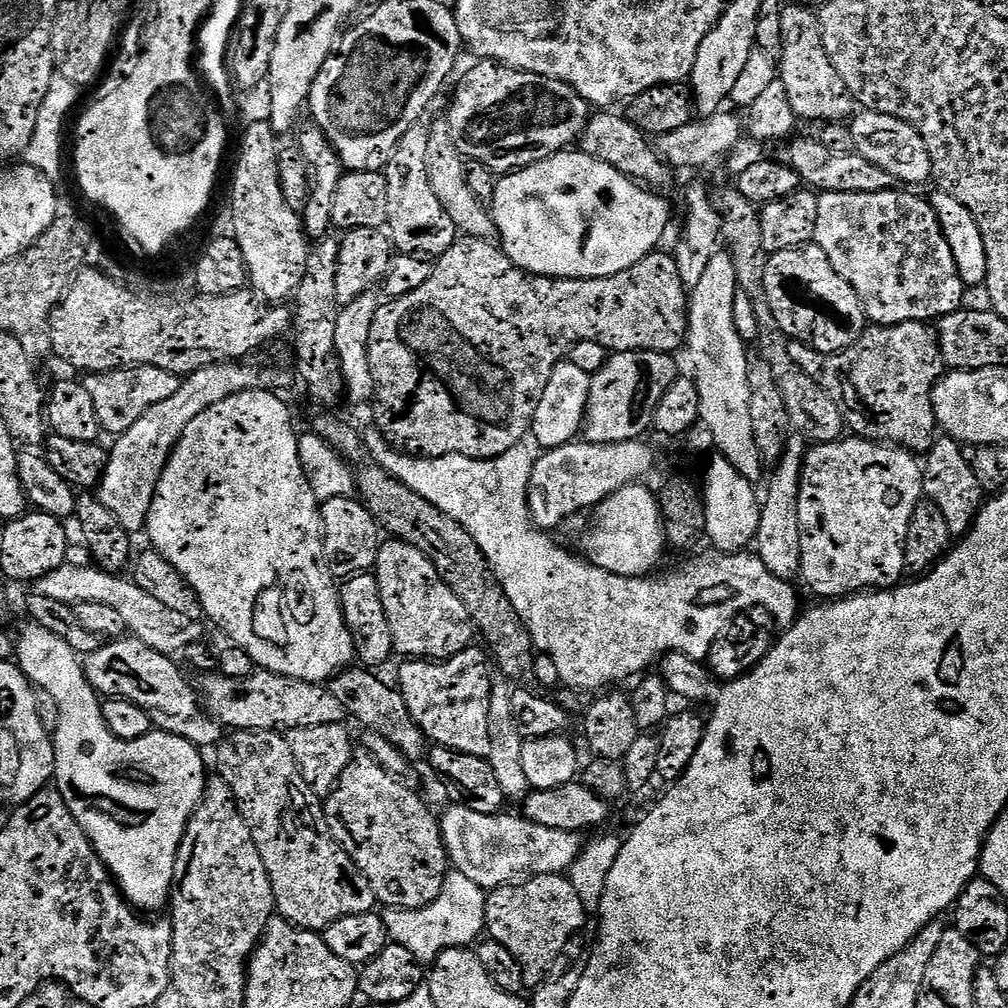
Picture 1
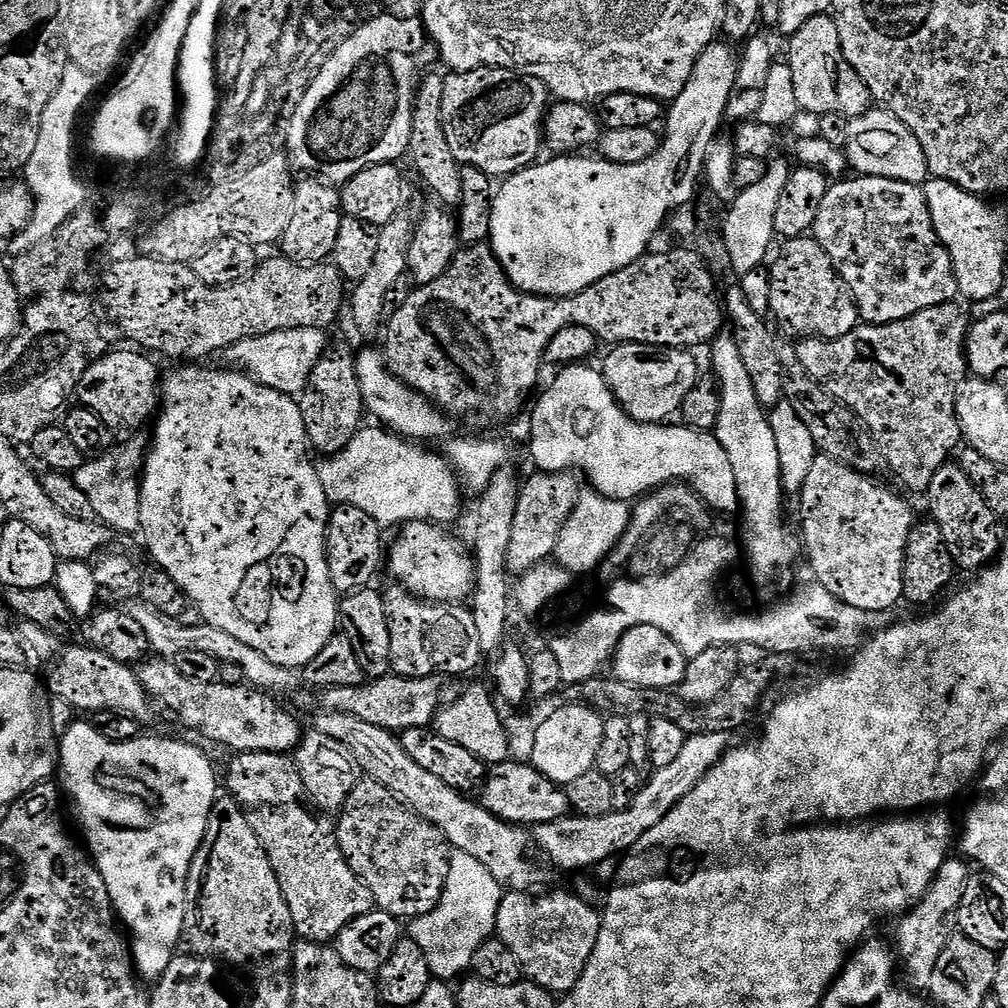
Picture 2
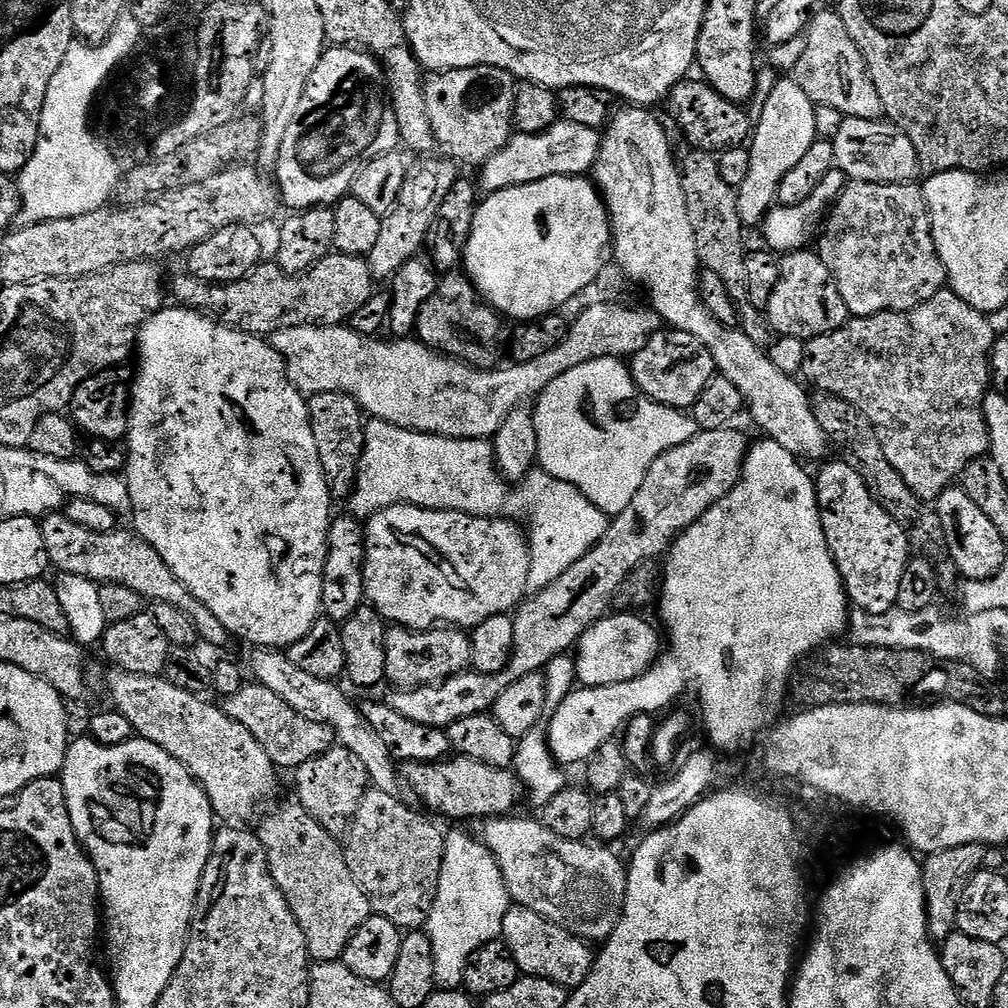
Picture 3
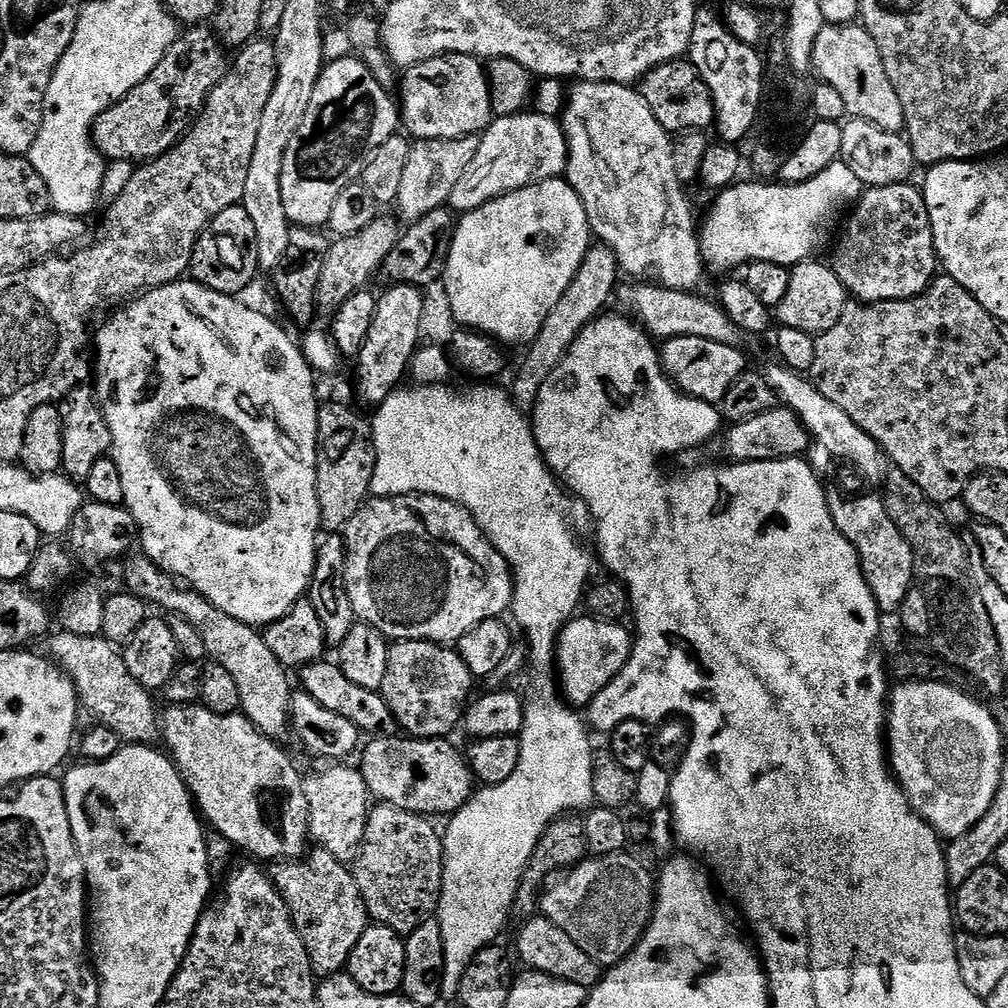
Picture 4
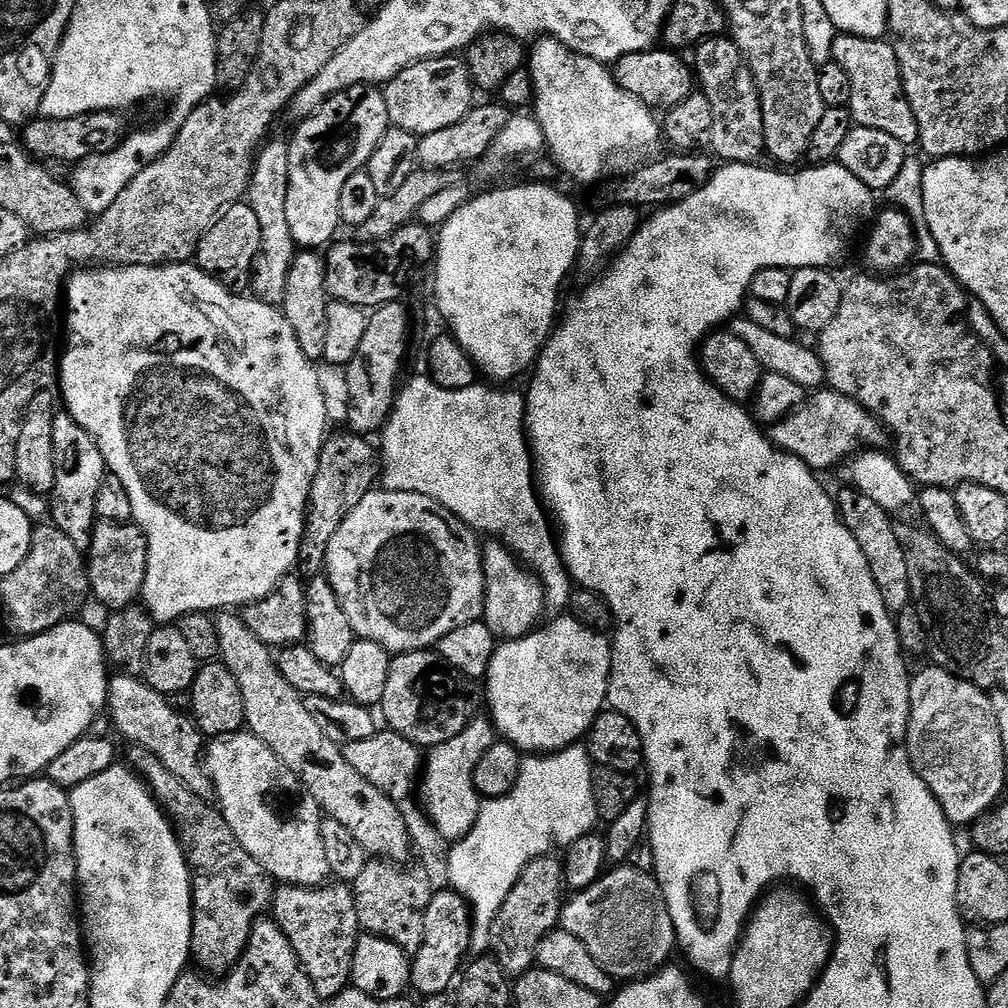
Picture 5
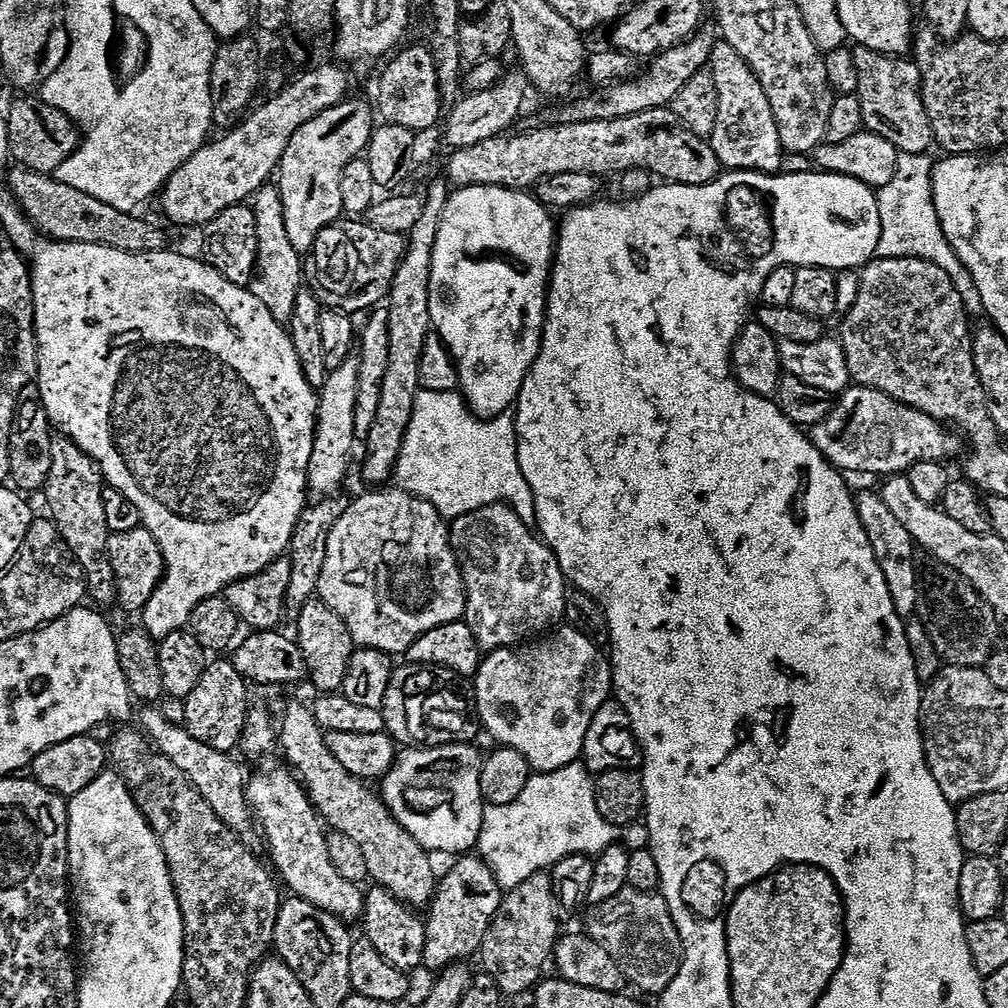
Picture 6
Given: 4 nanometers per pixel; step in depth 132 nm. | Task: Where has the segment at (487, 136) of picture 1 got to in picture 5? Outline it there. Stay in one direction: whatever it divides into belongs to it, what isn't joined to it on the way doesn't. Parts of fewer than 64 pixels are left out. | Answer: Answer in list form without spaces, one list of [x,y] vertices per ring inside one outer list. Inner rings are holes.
[[[456,54],[419,60],[417,64],[402,70],[402,74],[395,76],[389,84],[383,85],[382,91],[389,125],[406,130],[417,138],[462,122],[462,118],[466,118],[466,114],[474,107],[474,85],[468,74],[468,65]]]

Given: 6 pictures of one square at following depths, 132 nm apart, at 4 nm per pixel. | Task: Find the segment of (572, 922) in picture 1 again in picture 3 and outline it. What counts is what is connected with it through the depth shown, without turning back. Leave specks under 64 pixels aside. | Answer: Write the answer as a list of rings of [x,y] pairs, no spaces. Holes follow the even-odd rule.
[[[519,906],[509,907],[502,922],[500,936],[510,954],[514,954],[514,962],[518,962],[523,975],[537,976],[563,988],[575,990],[592,974],[594,952],[588,949],[591,948],[589,941],[580,940],[570,934],[570,930],[562,930],[562,926],[542,918],[542,914],[534,914],[534,910]]]

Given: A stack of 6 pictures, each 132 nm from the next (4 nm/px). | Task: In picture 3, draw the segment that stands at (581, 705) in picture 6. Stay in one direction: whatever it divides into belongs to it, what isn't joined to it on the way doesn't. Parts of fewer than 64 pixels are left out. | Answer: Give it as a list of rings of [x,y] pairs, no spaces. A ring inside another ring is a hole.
[[[616,612],[599,620],[574,649],[577,681],[585,688],[614,686],[618,682],[630,682],[656,663],[662,651],[662,636],[644,621],[640,614]],[[660,635],[660,636],[659,636]]]

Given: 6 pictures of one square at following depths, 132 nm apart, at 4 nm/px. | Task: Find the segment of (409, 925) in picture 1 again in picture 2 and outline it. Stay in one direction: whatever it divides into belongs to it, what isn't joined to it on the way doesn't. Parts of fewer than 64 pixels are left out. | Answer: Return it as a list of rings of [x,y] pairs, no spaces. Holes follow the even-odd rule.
[[[458,851],[449,855],[446,886],[438,906],[434,906],[430,914],[417,916],[410,924],[410,938],[418,942],[426,954],[426,962],[437,981],[455,981],[471,969],[474,950],[478,950],[482,942],[493,939],[498,906],[505,894],[494,874],[490,874],[478,858],[470,858],[470,854]]]

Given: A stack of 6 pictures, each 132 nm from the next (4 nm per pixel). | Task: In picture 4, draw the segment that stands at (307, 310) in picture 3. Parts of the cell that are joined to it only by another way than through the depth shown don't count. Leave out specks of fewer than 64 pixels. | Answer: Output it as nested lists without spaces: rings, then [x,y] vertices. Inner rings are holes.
[[[381,214],[374,222],[370,222],[370,226],[366,226],[366,230],[358,230],[358,234],[341,236],[331,241],[322,268],[322,282],[316,295],[321,309],[340,308],[342,302],[350,298],[350,294],[365,291],[371,285],[368,283],[371,282],[372,275],[375,272],[377,275],[383,269],[390,250],[394,250],[394,246],[400,240],[401,225],[395,219],[393,220],[387,214]]]

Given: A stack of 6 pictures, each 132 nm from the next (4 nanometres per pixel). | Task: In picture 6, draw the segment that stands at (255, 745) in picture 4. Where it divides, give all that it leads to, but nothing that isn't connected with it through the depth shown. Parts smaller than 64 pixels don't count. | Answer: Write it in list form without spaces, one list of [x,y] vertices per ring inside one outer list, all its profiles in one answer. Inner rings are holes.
[[[287,767],[284,768],[264,768],[253,780],[251,777],[247,781],[248,800],[256,813],[266,848],[268,844],[268,852],[272,855],[271,867],[278,873],[283,887],[287,891],[289,888],[292,891],[289,893],[295,899],[310,902],[342,921],[359,921],[365,910],[365,889],[354,882],[346,882],[346,878],[334,870],[334,862],[330,862],[328,853],[326,828],[320,814],[303,783]]]

